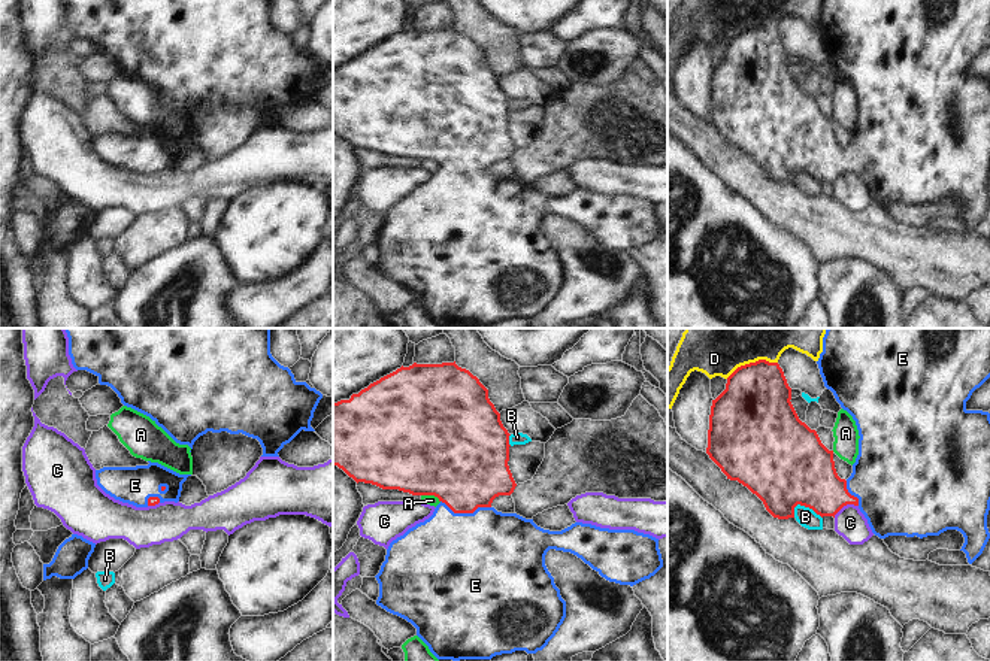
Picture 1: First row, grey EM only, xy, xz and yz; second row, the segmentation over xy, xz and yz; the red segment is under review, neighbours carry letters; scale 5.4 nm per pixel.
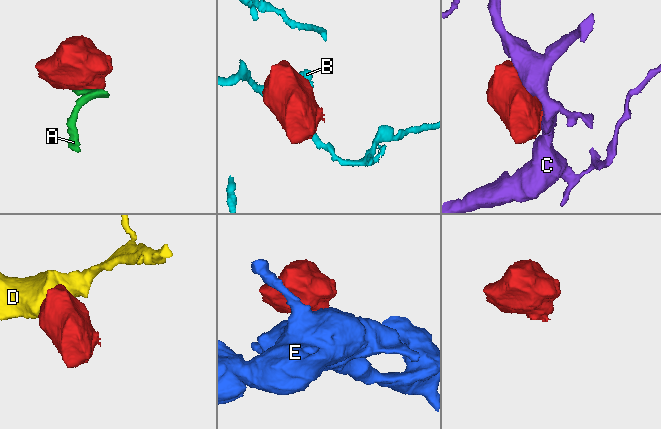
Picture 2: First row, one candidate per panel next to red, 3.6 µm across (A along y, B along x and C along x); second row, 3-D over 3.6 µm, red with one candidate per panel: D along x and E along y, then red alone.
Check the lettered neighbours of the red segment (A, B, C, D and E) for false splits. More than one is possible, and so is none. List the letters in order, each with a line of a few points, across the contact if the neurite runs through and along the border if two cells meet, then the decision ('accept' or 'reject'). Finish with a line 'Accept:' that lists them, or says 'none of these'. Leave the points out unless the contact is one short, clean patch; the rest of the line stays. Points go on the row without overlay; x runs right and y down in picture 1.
A: line xz (421, 160), (433, 160), (439, 167); reject
B: reject
C: reject
D: reject
E: line xz (465, 132), (466, 178), (462, 224); accept
Accept: E

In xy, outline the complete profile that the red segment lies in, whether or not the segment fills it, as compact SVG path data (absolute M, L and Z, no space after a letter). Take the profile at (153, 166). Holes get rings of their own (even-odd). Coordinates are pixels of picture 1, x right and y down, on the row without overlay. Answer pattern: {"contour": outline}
{"contour": "M158 128L136 133L96 136L97 151L115 166L136 173L179 167L182 149L191 140L179 140Z"}

